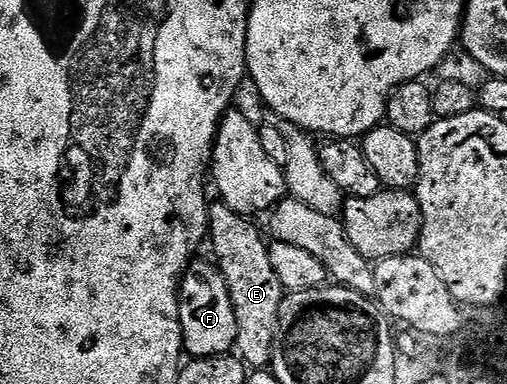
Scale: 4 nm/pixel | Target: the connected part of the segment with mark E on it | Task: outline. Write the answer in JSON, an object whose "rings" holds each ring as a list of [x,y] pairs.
{"rings":[[[221,201],[212,202],[208,206],[207,221],[209,243],[215,246],[214,262],[227,283],[231,304],[235,310],[235,347],[237,352],[239,351],[238,358],[248,368],[266,368],[271,362],[271,354],[275,348],[275,329],[279,326],[279,312],[283,309],[285,294],[281,281],[269,261],[268,244],[263,244],[263,239],[259,236],[258,229],[251,224],[254,222],[250,218],[238,215]]]}

